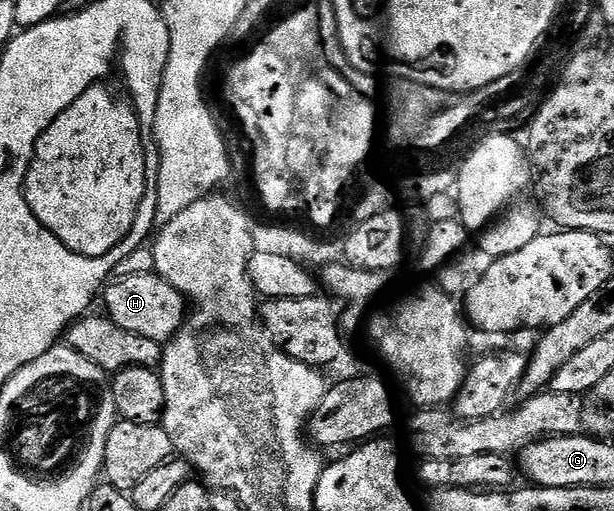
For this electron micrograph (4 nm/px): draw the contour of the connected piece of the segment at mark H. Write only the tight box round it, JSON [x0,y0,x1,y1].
[102,271,186,346]

